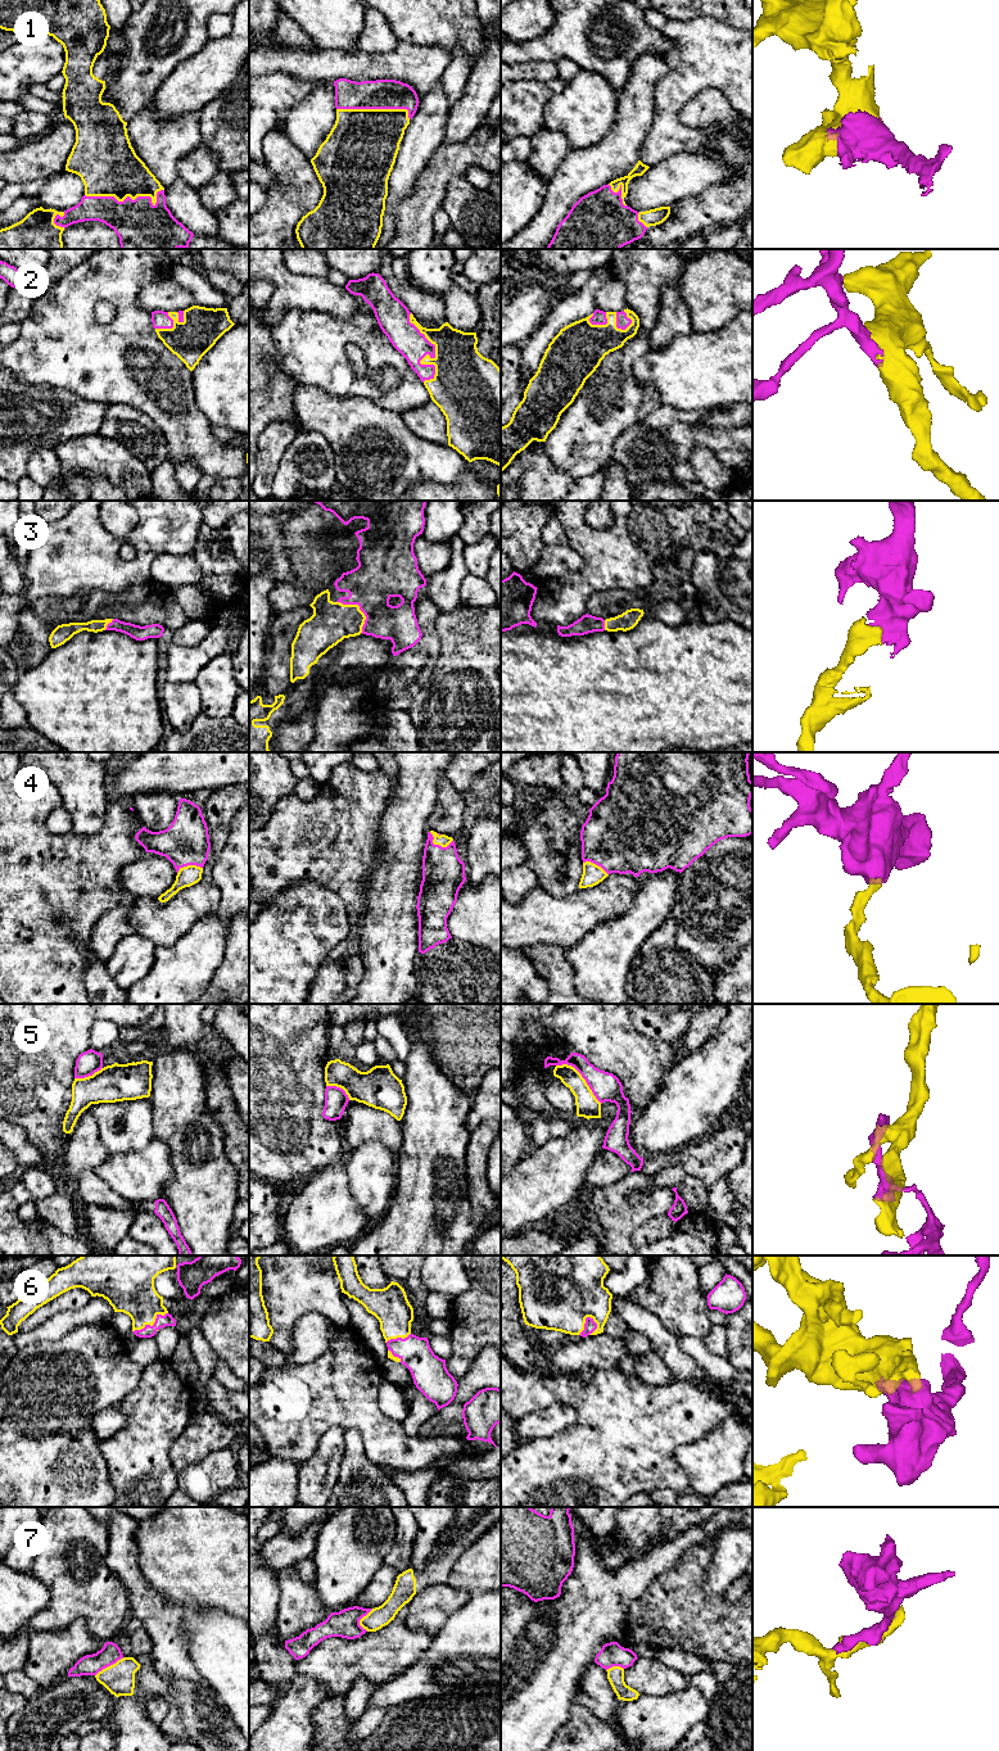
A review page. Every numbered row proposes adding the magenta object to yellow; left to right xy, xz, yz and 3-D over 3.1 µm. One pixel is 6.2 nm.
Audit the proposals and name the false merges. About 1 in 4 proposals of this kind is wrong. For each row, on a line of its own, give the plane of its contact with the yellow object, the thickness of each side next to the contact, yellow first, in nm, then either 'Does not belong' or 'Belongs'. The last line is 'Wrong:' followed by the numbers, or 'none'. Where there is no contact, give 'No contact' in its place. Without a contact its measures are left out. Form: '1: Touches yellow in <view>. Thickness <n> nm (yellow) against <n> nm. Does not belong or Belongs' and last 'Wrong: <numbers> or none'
1: Touches yellow in xy. Thickness 380 nm (yellow) against 340 nm. Belongs
2: Touches yellow in xz. Thickness 360 nm (yellow) against 190 nm. Belongs
3: Touches yellow in xz. Thickness 260 nm (yellow) against 300 nm. Belongs
4: Touches yellow in xz. Thickness 70 nm (yellow) against 280 nm. Belongs
5: Touches yellow in yz. Thickness 140 nm (yellow) against 180 nm. Does not belong
6: Touches yellow in xy. Thickness 280 nm (yellow) against 80 nm. Belongs
7: Touches yellow in xy. Thickness 190 nm (yellow) against 130 nm. Does not belong
Wrong: 5, 7

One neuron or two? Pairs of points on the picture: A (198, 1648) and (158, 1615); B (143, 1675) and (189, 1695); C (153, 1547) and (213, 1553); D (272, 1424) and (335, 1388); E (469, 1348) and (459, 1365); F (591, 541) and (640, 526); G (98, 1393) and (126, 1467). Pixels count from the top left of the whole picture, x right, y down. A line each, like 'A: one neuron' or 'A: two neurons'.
A: two neurons
B: one neuron
C: one neuron
D: one neuron
E: one neuron
F: two neurons
G: two neurons

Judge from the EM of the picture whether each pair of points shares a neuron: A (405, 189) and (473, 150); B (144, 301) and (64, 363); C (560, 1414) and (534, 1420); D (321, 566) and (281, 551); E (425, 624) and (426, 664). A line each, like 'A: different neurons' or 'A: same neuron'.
A: different neurons
B: different neurons
C: same neuron
D: different neurons
E: same neuron

